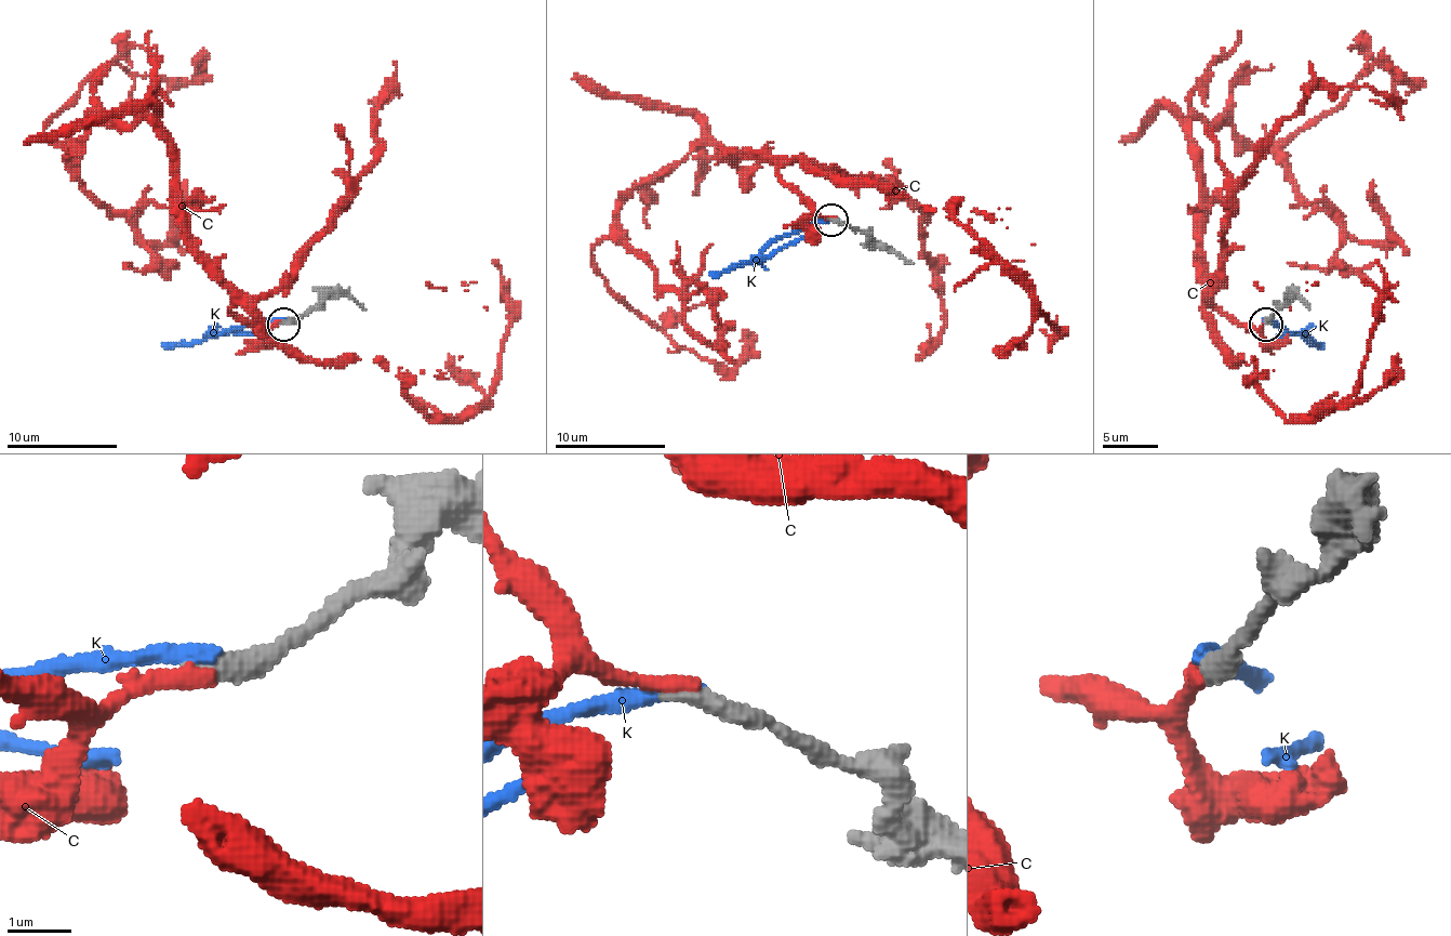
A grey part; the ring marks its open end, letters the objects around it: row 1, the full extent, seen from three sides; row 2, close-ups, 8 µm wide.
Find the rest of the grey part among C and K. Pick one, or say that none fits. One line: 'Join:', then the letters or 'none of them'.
Join: C

